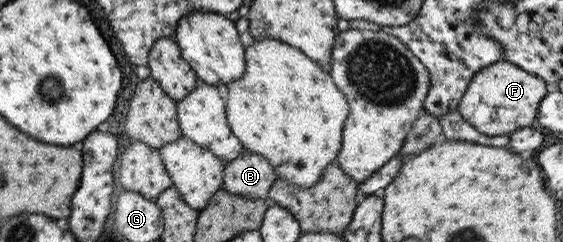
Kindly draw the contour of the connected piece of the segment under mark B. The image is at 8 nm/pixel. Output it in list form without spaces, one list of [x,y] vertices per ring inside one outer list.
[[[243,151],[235,159],[224,163],[222,189],[227,194],[233,194],[239,198],[263,199],[267,202],[267,194],[277,178],[277,174],[266,158],[261,155]]]

